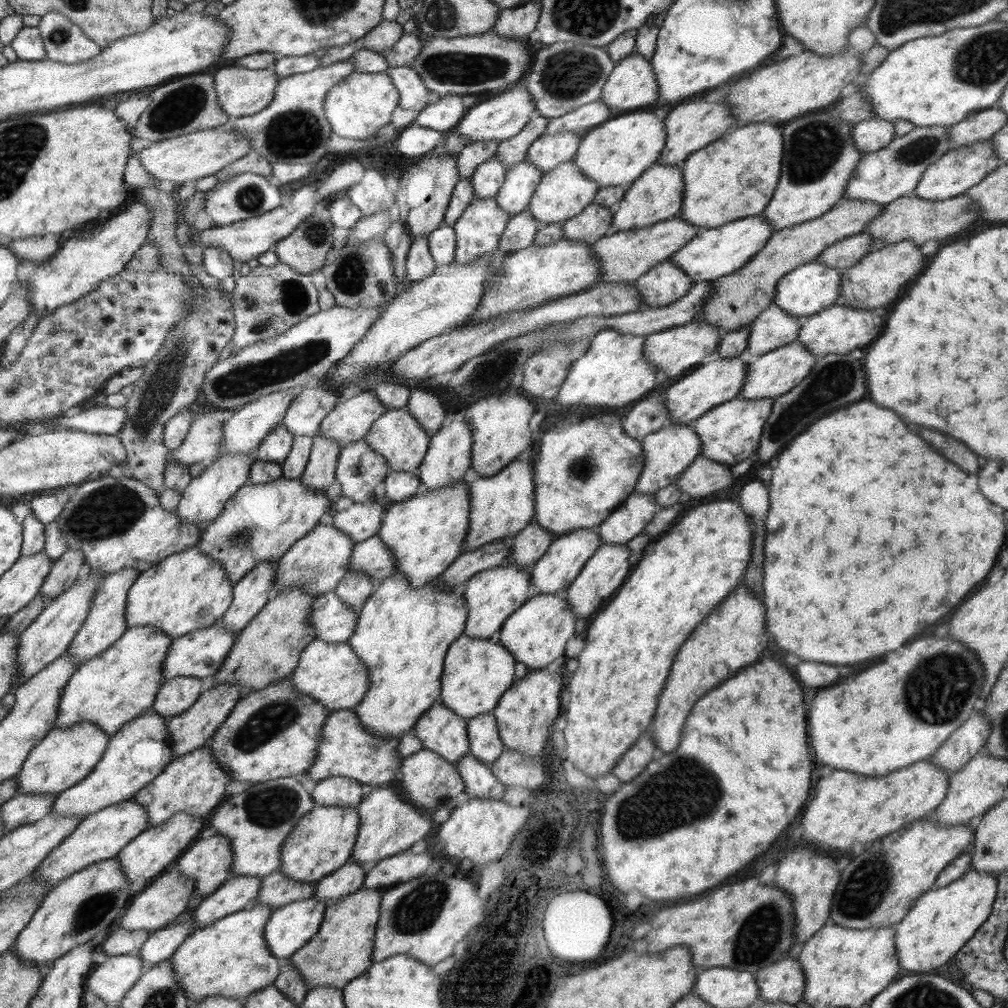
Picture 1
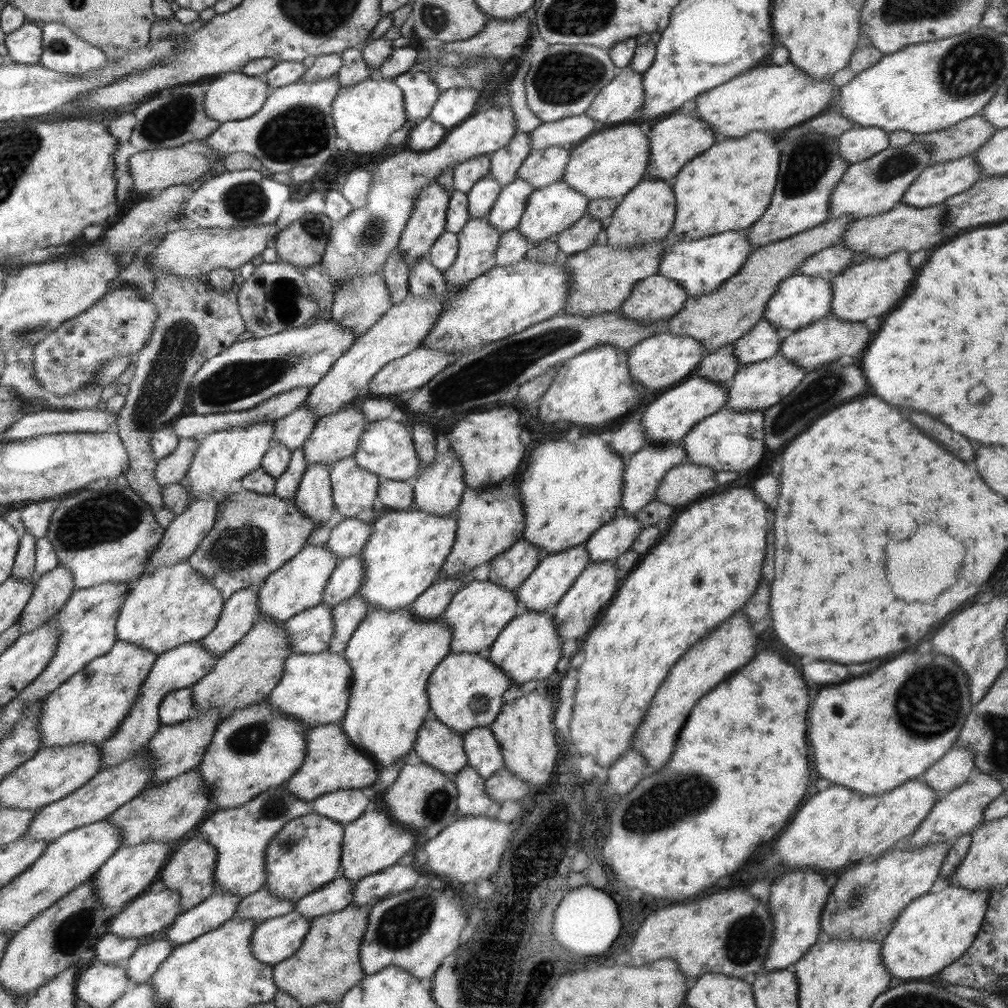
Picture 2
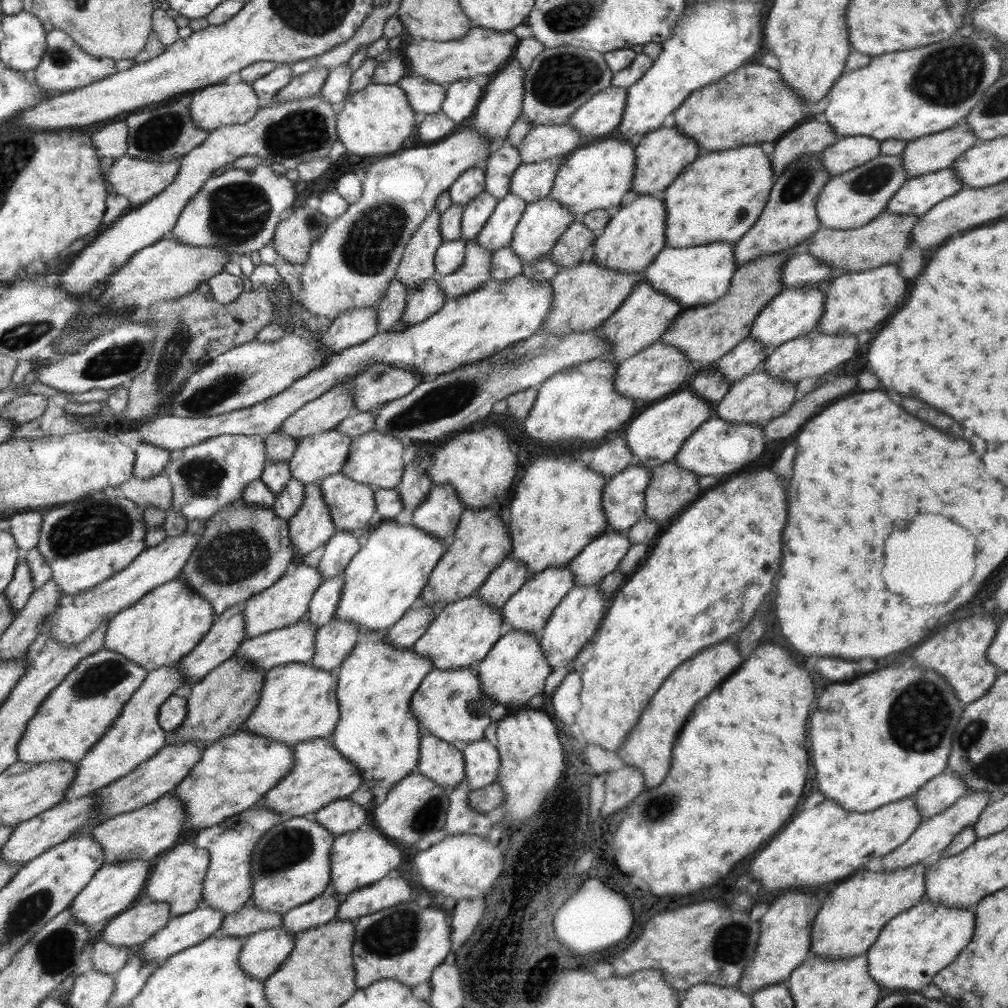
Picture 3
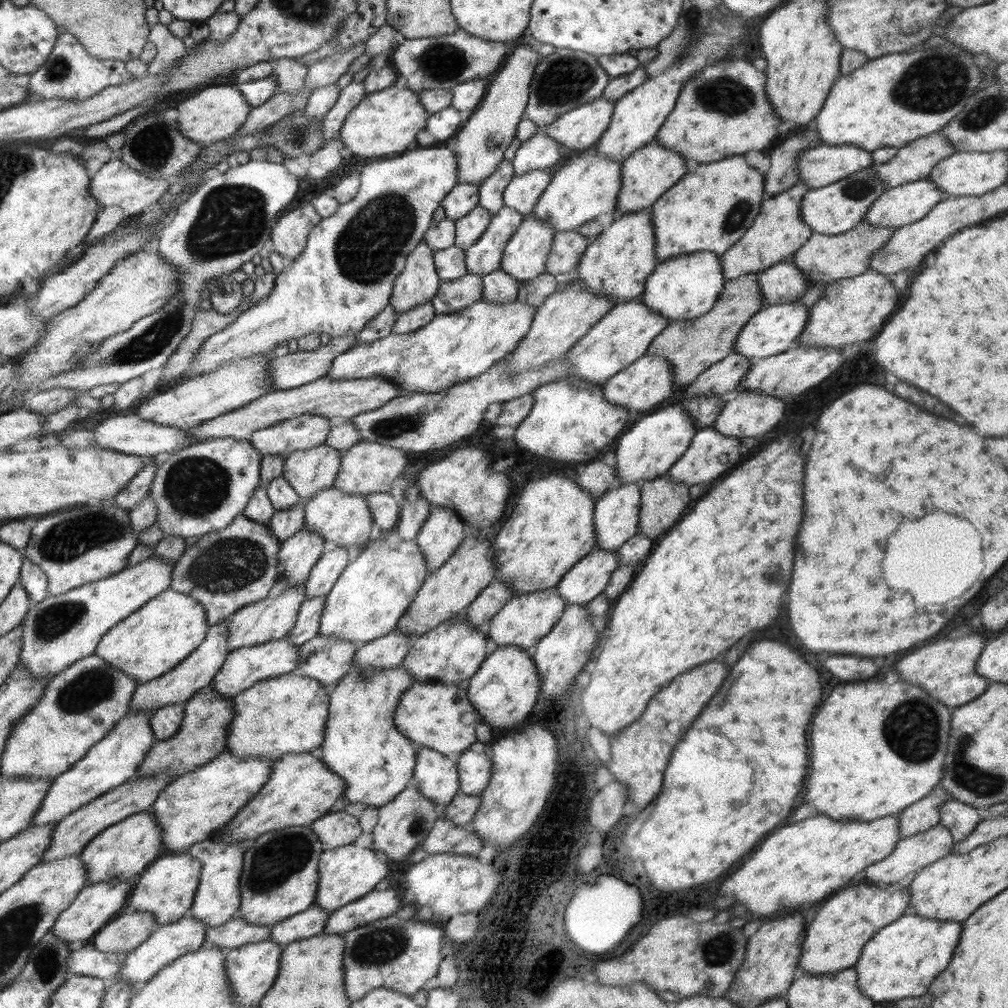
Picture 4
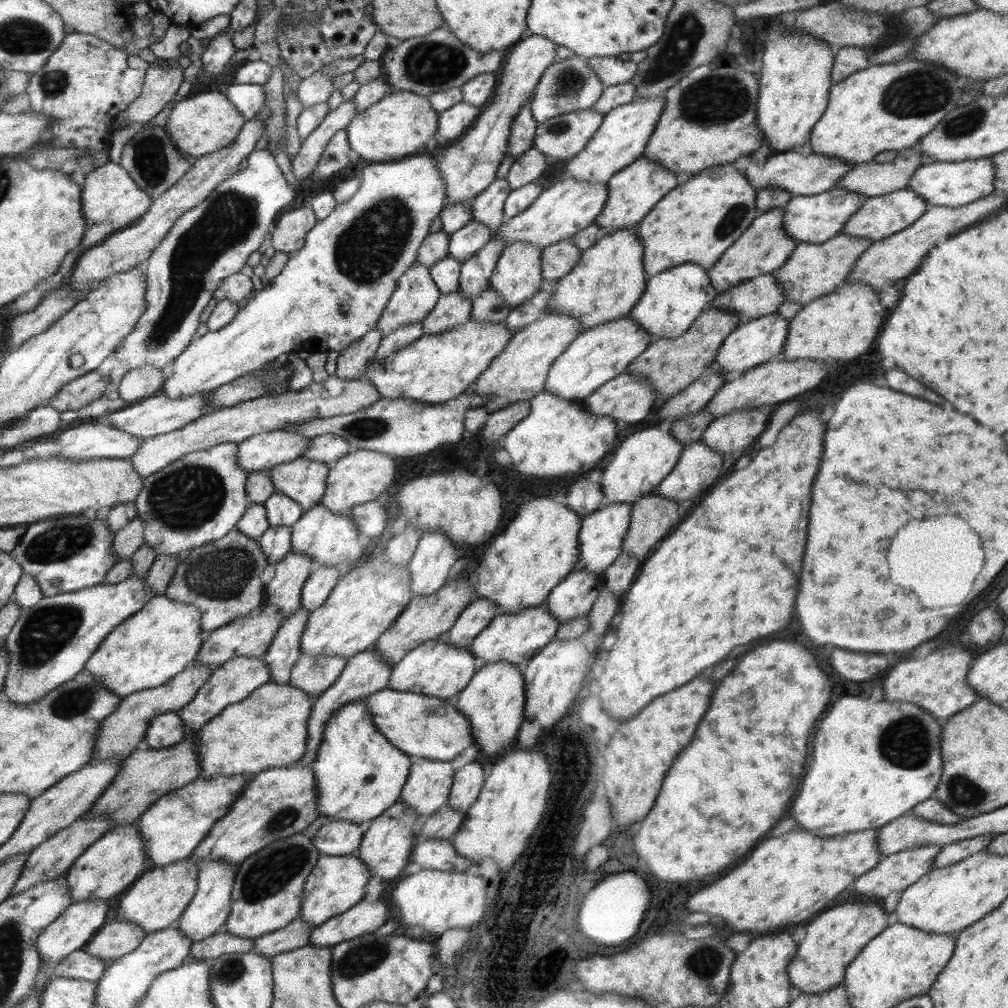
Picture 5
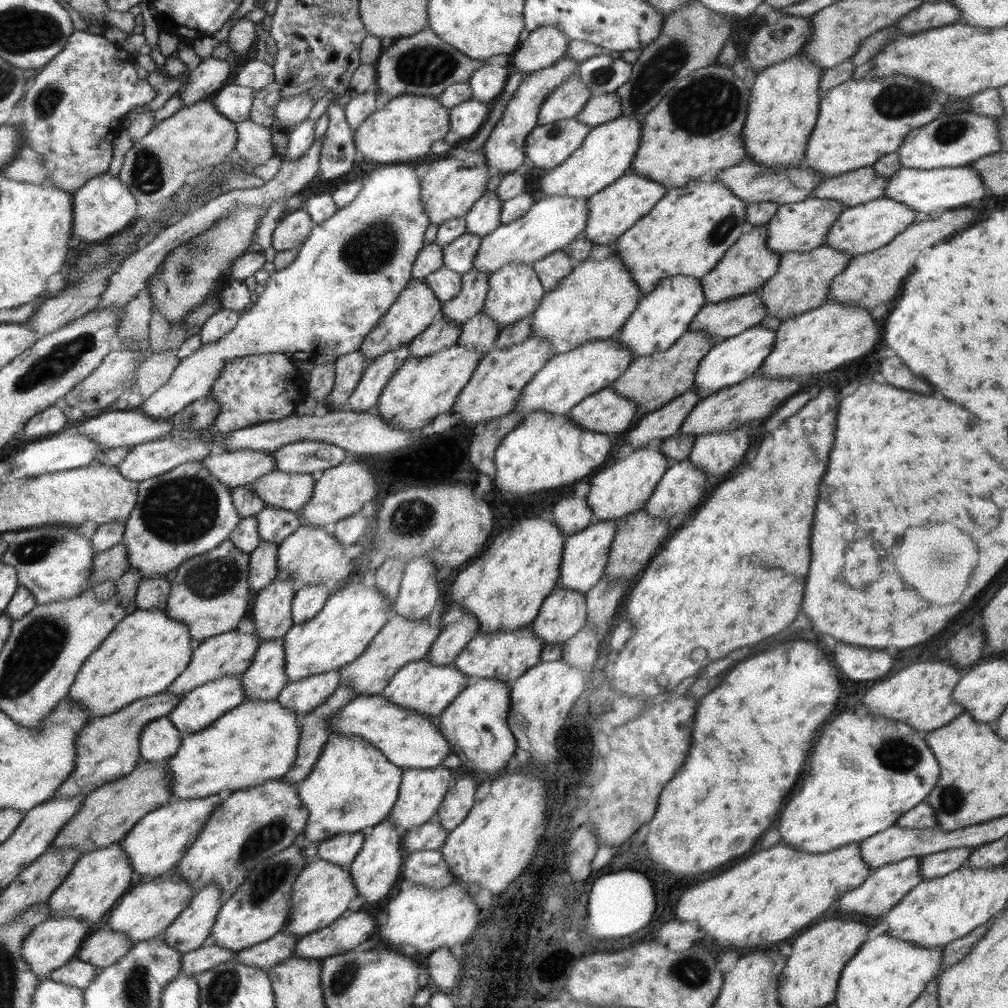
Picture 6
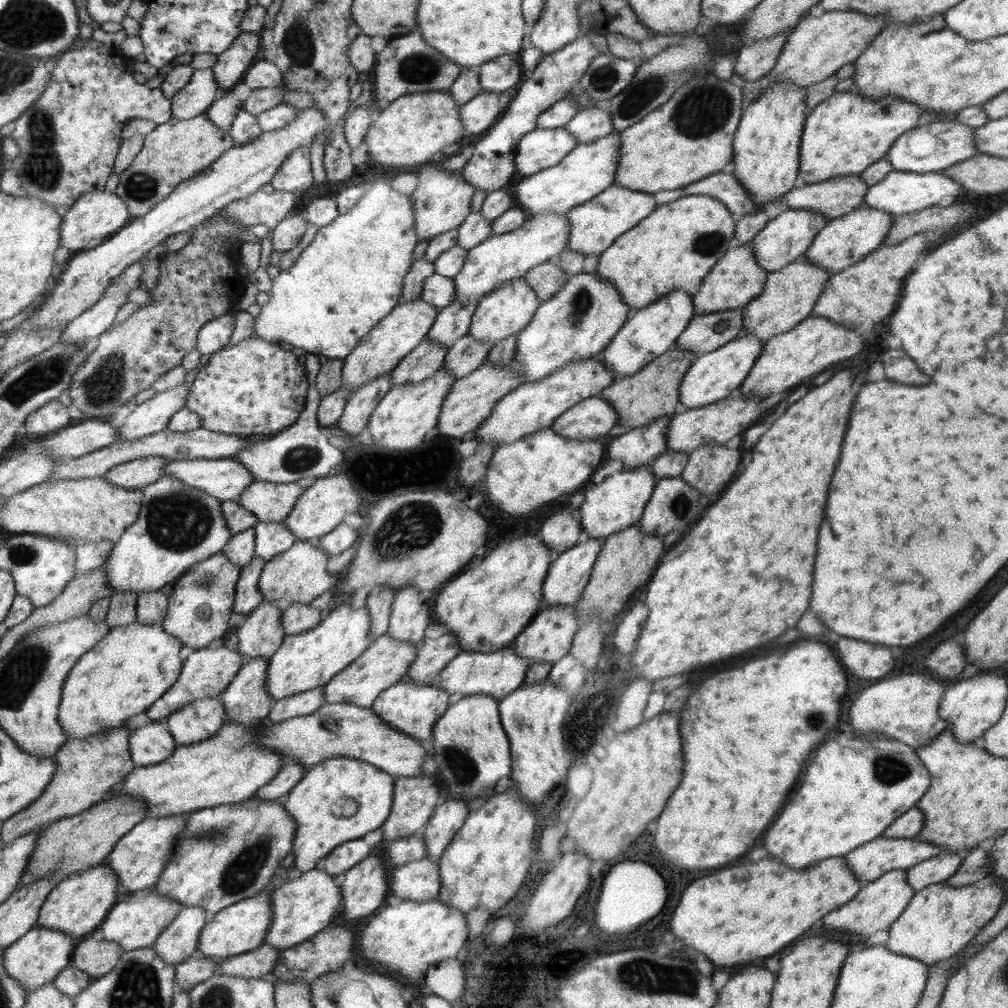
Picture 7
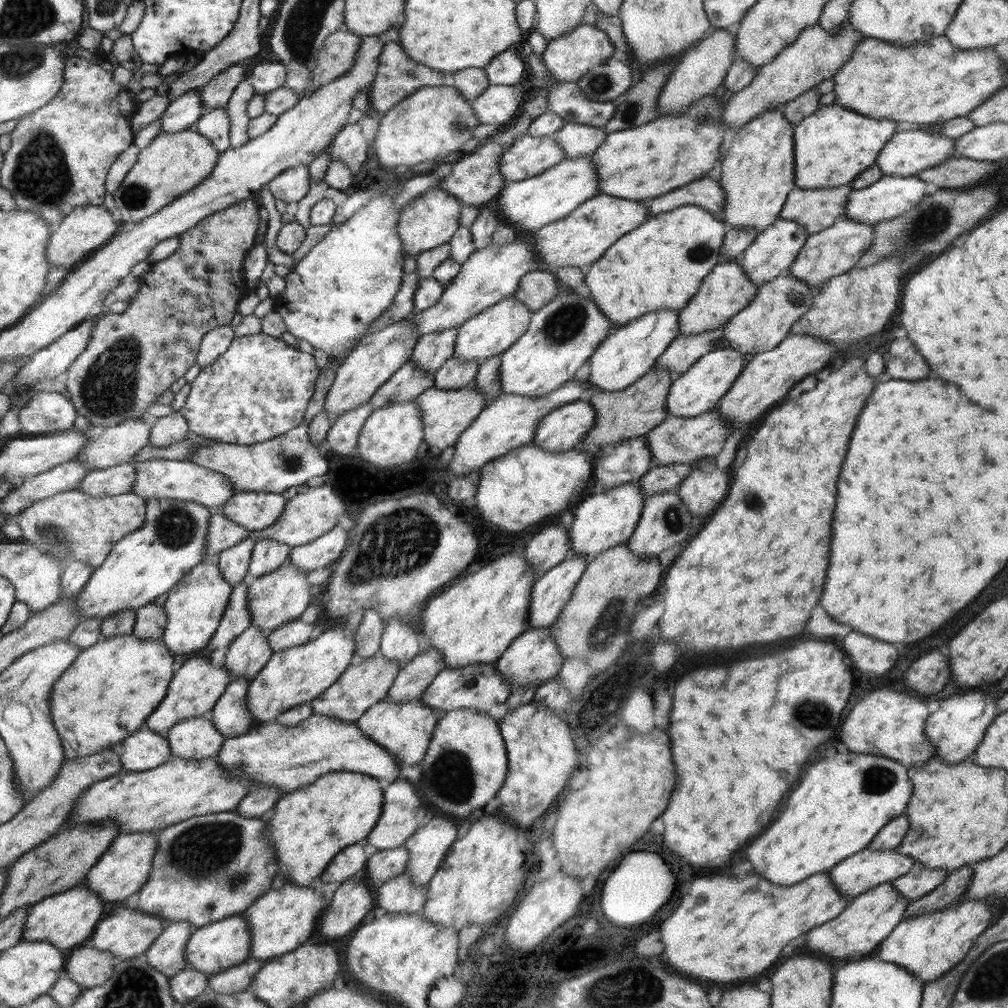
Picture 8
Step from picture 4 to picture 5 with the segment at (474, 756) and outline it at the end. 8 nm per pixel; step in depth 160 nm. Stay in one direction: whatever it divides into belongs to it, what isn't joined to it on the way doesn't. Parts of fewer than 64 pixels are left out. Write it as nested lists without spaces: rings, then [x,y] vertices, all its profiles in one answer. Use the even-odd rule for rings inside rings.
[[[476,761],[462,766],[454,775],[445,804],[456,812],[467,812],[481,793],[486,775],[487,769]]]

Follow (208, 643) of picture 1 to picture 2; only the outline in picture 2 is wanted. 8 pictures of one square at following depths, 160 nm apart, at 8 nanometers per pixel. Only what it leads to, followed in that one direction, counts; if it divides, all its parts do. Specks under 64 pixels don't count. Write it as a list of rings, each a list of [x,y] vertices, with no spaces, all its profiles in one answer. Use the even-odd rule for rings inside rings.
[[[198,641],[180,645],[180,647],[166,650],[158,655],[148,678],[142,683],[131,709],[119,724],[116,734],[112,738],[108,738],[108,741],[99,744],[102,756],[101,769],[128,760],[144,745],[148,745],[161,725],[159,706],[162,699],[173,690],[191,688],[194,683],[199,682],[200,678],[214,670],[214,664],[218,662],[219,658],[220,656],[217,656],[217,654],[210,654]]]

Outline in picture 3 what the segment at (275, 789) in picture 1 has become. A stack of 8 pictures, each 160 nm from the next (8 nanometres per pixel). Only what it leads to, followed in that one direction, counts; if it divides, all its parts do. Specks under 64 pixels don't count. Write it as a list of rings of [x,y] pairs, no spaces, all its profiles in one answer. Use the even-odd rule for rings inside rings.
[[[257,804],[236,816],[227,818],[220,824],[197,832],[193,844],[209,852],[209,867],[201,892],[202,900],[208,906],[217,908],[224,914],[230,914],[240,910],[251,899],[251,852],[267,830],[286,818],[288,816],[285,814],[274,812],[267,806]]]

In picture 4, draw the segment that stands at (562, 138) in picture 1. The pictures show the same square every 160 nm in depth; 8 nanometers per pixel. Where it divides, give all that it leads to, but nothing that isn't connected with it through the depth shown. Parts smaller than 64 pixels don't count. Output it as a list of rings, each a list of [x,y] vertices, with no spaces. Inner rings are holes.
[[[536,169],[526,174],[514,174],[503,193],[503,203],[523,216],[530,215],[542,192],[550,184],[551,176],[546,169]]]

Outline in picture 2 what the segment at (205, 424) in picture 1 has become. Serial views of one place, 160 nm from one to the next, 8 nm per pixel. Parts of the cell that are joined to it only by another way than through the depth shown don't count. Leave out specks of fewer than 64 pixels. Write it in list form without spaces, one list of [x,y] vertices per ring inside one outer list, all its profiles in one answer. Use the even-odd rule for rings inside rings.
[[[181,438],[178,446],[157,462],[155,479],[162,489],[167,484],[179,482],[186,476],[198,445],[197,438]]]

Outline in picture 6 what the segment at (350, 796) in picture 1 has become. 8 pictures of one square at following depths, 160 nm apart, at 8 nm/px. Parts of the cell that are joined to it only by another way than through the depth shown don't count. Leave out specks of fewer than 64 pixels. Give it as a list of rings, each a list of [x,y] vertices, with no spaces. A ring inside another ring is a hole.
[[[341,832],[328,840],[320,841],[316,856],[349,870],[364,841],[365,837],[360,832]]]

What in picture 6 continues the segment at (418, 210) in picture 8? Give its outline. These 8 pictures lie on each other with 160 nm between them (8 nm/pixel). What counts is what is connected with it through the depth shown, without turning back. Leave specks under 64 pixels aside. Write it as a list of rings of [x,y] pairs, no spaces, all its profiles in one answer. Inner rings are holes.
[[[453,147],[446,152],[447,156],[434,160],[432,164],[423,168],[420,175],[422,185],[422,203],[424,210],[432,224],[440,226],[446,220],[465,216],[474,203],[486,193],[490,180],[490,166],[486,164],[484,148],[476,152]]]

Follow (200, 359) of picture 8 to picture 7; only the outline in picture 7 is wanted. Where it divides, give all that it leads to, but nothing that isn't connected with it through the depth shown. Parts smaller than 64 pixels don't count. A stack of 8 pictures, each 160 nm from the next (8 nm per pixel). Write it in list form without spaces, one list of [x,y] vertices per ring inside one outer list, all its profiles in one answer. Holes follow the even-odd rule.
[[[232,311],[226,313],[220,318],[214,318],[207,322],[198,330],[197,349],[200,354],[213,354],[223,349],[235,327],[235,318],[232,317]]]

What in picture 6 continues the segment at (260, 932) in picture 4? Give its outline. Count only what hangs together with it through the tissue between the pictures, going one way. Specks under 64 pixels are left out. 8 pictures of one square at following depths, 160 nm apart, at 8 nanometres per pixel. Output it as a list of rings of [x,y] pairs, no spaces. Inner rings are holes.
[[[209,941],[207,944],[185,952],[181,958],[181,972],[185,976],[197,976],[214,968],[221,962],[230,961],[235,958],[236,950],[226,950]]]

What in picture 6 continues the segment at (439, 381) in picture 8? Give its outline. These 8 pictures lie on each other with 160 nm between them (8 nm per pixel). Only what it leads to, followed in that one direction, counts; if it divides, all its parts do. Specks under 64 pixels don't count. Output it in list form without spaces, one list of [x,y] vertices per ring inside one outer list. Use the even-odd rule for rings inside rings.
[[[483,310],[467,320],[461,327],[457,344],[473,348],[479,352],[488,352],[494,348],[495,339],[499,336],[499,326]]]

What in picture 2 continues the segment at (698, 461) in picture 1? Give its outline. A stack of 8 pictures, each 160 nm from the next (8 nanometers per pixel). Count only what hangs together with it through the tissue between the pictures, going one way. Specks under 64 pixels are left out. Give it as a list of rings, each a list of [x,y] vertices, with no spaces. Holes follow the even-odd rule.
[[[682,462],[673,466],[661,478],[655,500],[672,504],[688,504],[709,490],[714,490],[719,485],[714,479],[716,470],[709,466],[700,466],[690,462]]]

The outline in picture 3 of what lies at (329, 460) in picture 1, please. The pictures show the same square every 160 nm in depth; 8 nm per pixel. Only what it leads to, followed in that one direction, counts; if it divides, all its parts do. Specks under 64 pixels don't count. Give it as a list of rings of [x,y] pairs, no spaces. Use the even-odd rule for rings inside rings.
[[[318,482],[305,485],[304,502],[288,524],[295,556],[310,554],[336,533]]]

